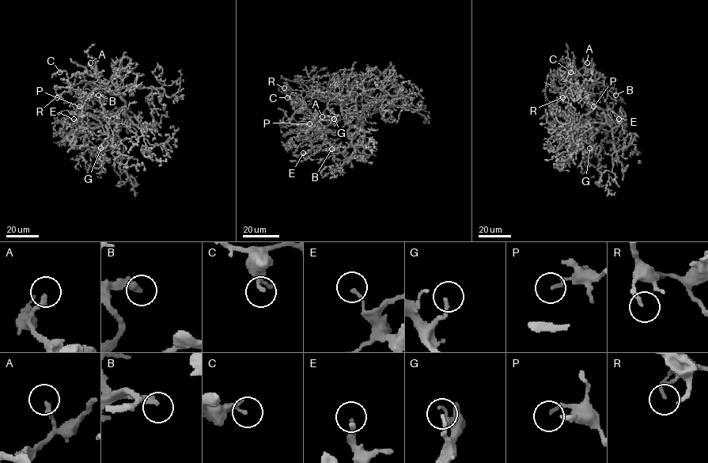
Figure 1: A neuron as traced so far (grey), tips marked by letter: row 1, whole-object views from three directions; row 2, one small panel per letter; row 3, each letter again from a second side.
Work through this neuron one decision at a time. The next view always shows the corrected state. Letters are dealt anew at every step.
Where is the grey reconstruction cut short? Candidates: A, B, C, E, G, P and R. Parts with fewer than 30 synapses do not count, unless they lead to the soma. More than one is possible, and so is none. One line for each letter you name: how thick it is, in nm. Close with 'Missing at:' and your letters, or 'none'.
Missing at: none

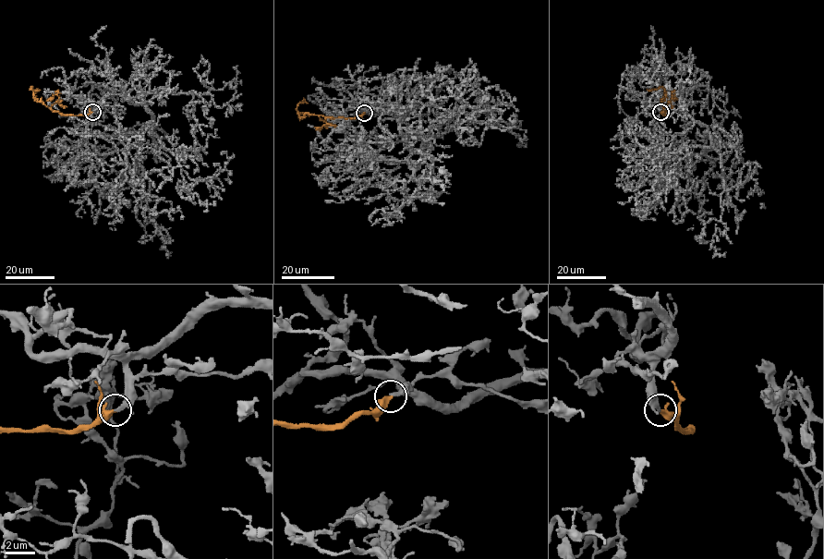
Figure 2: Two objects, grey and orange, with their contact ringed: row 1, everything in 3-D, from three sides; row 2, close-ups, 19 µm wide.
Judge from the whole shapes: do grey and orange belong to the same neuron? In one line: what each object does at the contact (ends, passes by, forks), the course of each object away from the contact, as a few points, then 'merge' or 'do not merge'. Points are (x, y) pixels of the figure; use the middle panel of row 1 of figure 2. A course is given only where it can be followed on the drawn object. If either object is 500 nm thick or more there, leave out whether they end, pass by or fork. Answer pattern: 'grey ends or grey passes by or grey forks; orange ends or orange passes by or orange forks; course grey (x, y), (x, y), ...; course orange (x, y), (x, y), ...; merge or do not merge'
grey ends; orange passes by; course grey (364, 113), (405, 115), (404, 121), (429, 142), (415, 167), (400, 130), (400, 109), (358, 83), (378, 66); course orange (364, 113), (354, 118), (307, 114), (300, 117), (297, 105), (308, 103); merge

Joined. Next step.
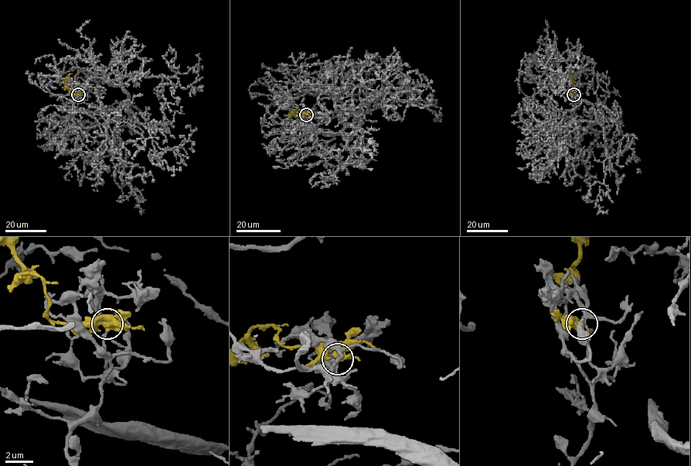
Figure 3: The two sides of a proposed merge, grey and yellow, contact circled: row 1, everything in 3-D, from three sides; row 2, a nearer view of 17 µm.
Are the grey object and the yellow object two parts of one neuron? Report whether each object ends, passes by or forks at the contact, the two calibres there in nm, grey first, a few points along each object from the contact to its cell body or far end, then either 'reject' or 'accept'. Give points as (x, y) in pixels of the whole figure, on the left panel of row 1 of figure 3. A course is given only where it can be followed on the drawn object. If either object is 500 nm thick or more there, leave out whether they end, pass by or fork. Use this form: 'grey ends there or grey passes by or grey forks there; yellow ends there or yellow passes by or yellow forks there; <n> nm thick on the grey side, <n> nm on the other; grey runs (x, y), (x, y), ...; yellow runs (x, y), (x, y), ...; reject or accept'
grey passes by; yellow passes by; 200 nm thick on the grey side, 480 nm on the other; grey runs (78, 94), (77, 128), (109, 123), (127, 98), (102, 78), (75, 94), (52, 94), (26, 73), (34, 73); yellow runs (78, 94), (70, 94), (65, 84), (65, 80), (72, 73); accept

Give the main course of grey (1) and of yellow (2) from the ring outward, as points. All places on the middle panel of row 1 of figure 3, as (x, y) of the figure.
1: (306, 115), (299, 115), (311, 132), (348, 138), (359, 123), (331, 90), (252, 97), (250, 87), (258, 84)
2: (306, 115), (297, 113), (296, 110), (292, 111), (291, 114), (299, 111)

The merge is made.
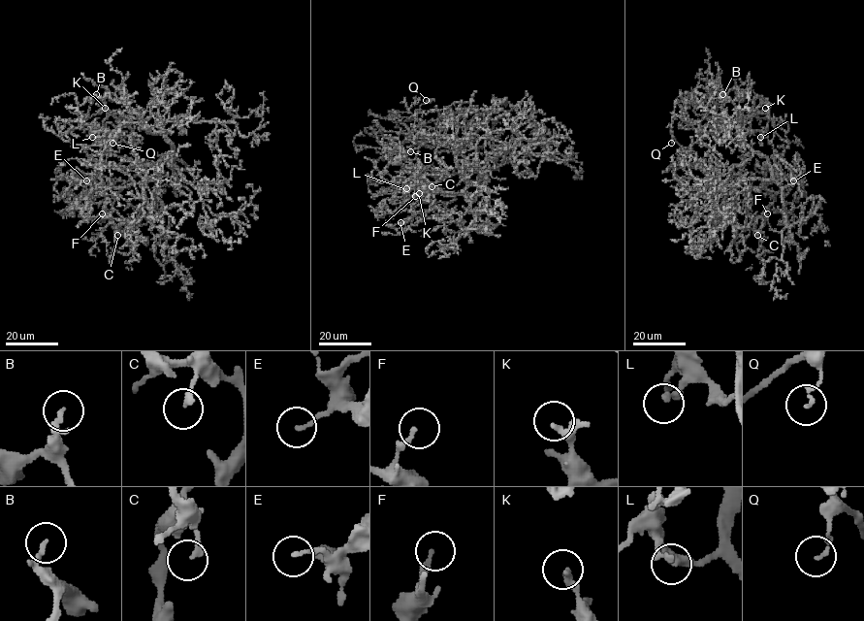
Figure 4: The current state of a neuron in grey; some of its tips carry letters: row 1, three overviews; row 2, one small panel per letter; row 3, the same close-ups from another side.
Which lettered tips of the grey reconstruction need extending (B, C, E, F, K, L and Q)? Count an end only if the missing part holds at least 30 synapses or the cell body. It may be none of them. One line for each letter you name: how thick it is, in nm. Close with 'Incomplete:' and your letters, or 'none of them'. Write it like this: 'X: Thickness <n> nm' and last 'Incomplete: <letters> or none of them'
Incomplete: none of them

